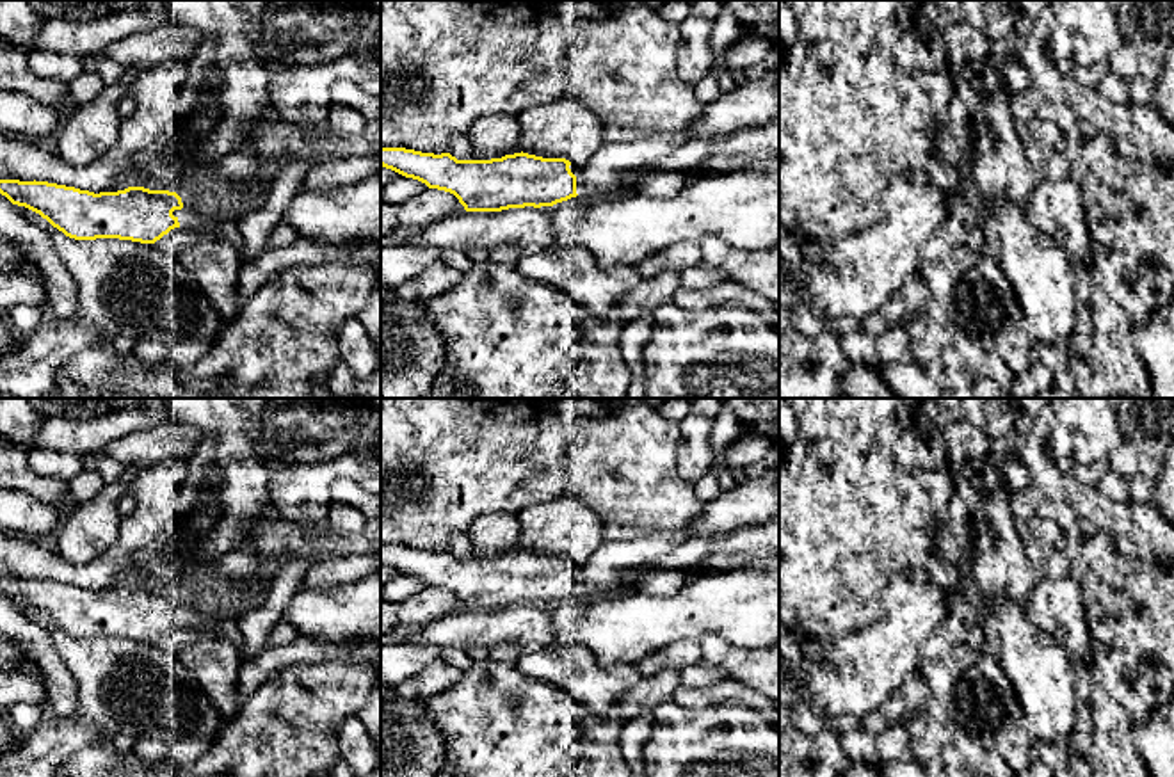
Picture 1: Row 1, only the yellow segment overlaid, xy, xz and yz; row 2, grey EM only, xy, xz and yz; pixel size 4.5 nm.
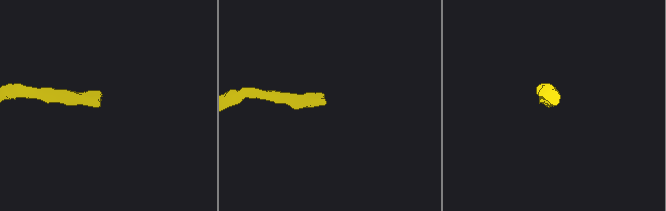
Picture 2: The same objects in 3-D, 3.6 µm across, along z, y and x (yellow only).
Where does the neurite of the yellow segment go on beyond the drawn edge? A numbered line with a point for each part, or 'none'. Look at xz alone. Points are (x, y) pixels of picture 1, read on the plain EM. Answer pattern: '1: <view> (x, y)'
1: xz (755, 500)

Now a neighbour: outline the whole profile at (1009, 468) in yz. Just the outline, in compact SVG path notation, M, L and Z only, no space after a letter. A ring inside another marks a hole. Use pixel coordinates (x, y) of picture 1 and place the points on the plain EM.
M991 452L984 461L964 462L964 469L961 471L961 475L966 477L985 473L996 473L1003 484L1003 489L1009 493L1025 489L1032 484L1026 468L1016 455L998 455Z

